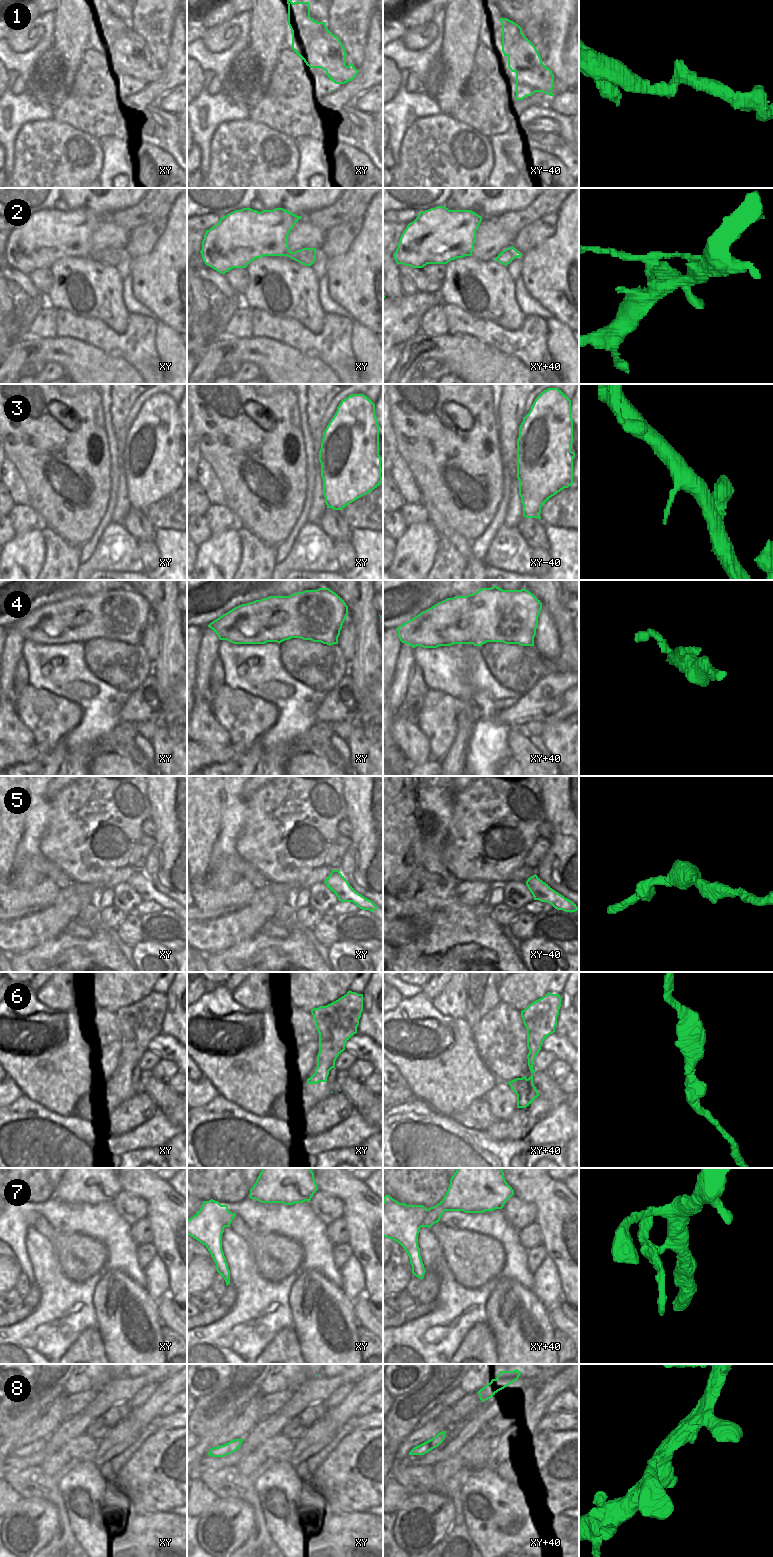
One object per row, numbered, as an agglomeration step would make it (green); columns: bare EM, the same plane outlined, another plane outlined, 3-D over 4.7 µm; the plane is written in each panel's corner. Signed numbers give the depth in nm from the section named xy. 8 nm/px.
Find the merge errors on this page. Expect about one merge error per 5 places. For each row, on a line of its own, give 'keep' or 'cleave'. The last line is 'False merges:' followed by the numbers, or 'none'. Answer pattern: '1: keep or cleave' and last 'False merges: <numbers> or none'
1: keep
2: keep
3: keep
4: keep
5: keep
6: keep
7: cleave
8: keep
False merges: 7

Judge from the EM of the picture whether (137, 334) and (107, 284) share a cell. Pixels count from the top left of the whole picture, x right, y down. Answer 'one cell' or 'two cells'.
two cells

